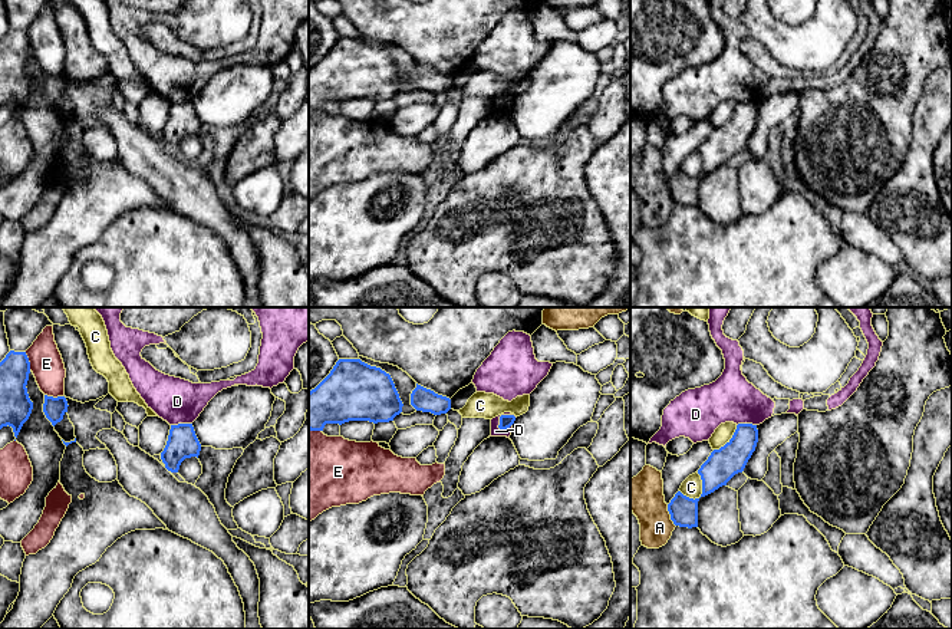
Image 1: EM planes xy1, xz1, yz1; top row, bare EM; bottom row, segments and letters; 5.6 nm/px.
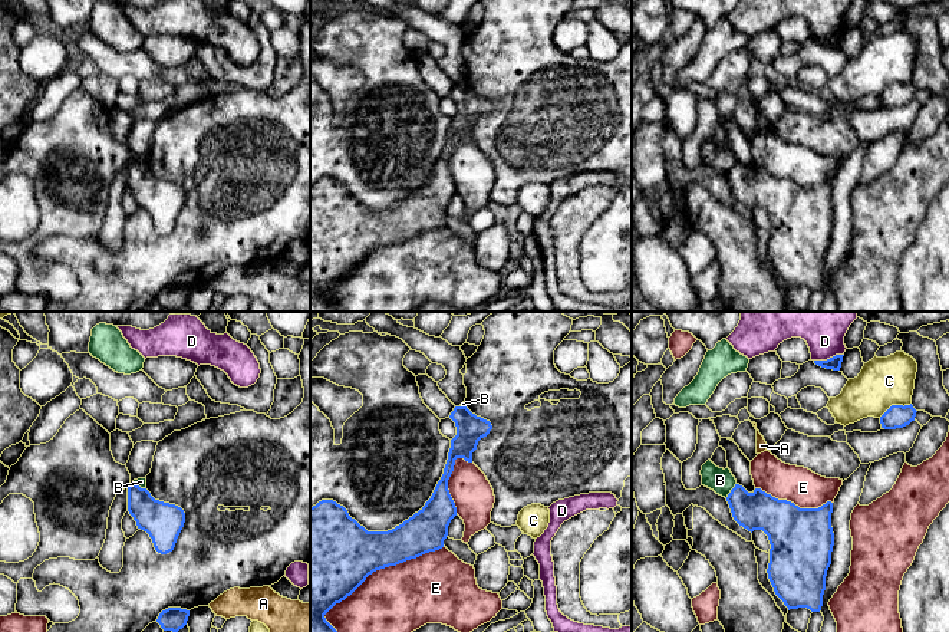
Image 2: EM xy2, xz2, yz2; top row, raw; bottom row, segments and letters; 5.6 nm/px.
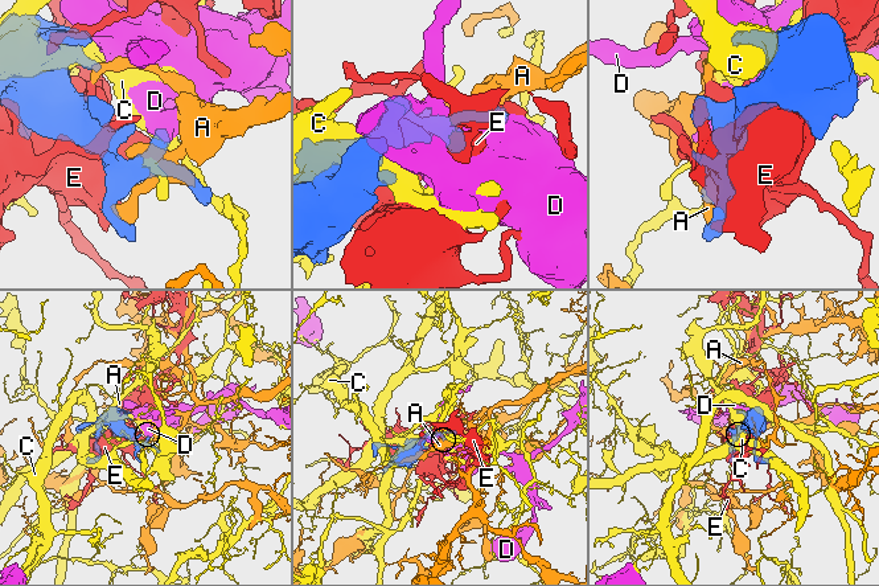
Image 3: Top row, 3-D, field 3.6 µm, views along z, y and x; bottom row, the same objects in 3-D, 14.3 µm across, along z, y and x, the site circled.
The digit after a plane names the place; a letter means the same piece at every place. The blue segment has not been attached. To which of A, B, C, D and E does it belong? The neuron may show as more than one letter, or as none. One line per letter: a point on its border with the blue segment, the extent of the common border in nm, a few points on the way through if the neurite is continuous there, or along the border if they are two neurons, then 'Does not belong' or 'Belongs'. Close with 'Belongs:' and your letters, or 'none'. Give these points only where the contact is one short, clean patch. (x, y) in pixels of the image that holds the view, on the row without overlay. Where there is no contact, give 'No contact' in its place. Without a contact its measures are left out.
A: Touches blue at yz1 (671, 194). Shared border 140 nm. Does not belong
B: Touches blue at yz2 (731, 168). Shared border 110 nm. Path across: yz2 (758, 188), (751, 188), (731, 168), (720, 158). Belongs
C: Touches blue at yz1 (702, 165). Shared border 160 nm. Does not belong
D: Touches blue at xz1 (503, 94). Shared border 130 nm. Does not belong
E: Touches blue at xz2 (382, 246). Shared border 800 nm. Does not belong
Belongs: B

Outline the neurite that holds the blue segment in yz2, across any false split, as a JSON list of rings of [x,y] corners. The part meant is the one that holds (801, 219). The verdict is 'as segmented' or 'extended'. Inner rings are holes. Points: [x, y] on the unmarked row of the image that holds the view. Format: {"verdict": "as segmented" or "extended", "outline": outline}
{"verdict": "extended", "outline": [[[711,138],[702,144],[701,154],[702,164],[726,177],[739,204],[768,214],[768,257],[788,289],[807,286],[820,290],[834,224],[833,181],[800,187],[761,167],[748,171],[729,147],[719,147]]]}

